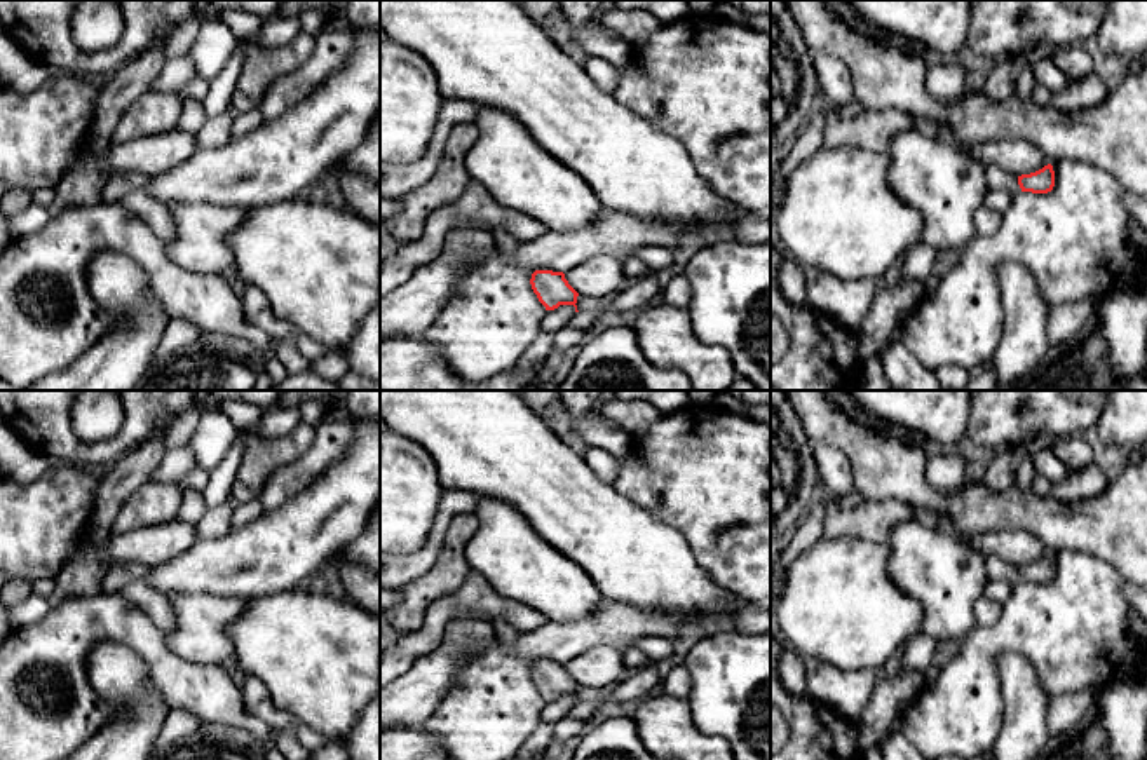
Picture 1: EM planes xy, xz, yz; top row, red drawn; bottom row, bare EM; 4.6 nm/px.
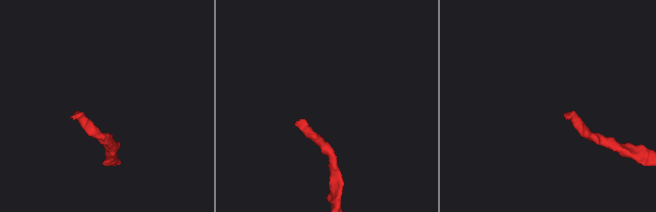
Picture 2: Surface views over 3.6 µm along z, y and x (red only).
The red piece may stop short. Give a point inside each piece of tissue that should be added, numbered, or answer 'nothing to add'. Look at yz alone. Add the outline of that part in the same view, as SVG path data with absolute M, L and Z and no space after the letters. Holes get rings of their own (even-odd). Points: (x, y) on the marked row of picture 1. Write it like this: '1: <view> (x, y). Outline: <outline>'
1: yz (996, 178). Outline: M985 166L985 176L988 190L1004 190L1011 197L1021 192L1016 174L1006 173L995 166Z

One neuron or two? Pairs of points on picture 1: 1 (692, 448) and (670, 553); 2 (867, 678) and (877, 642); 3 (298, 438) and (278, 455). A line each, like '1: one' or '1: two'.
1: two
2: two
3: one

